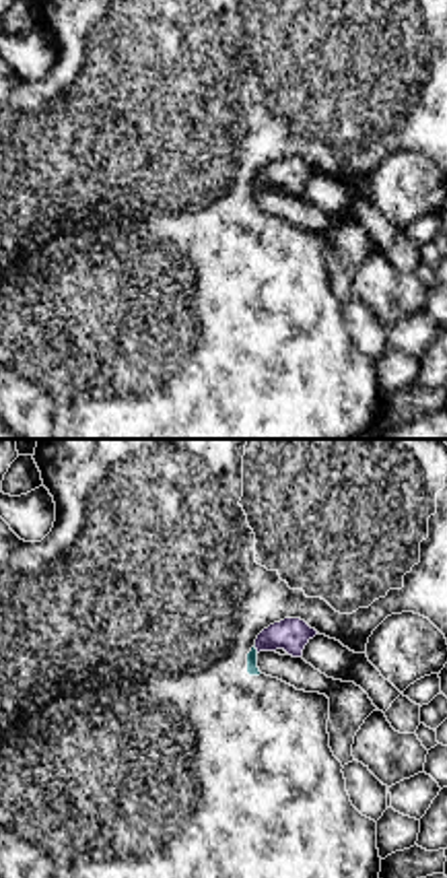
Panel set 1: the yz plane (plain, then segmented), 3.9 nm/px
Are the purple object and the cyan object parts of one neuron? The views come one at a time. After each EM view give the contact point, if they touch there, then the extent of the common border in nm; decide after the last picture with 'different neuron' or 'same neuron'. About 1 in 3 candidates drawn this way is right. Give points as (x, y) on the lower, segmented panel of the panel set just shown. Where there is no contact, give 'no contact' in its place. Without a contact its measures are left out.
(256, 648) | 40 nm

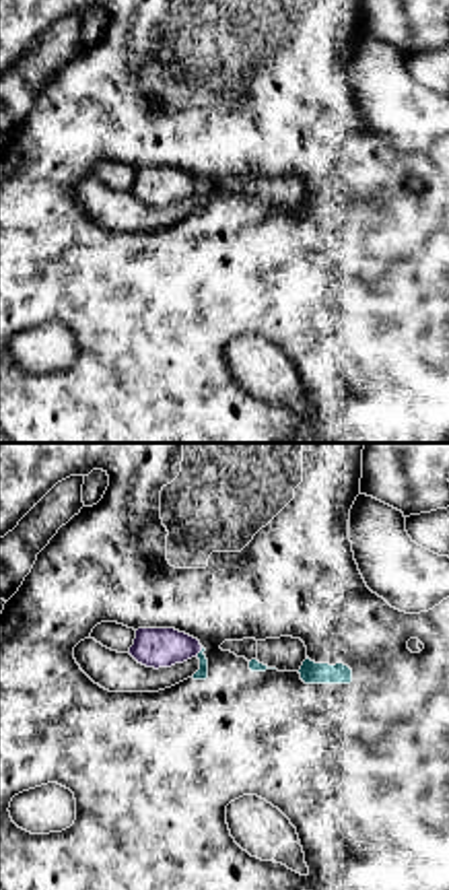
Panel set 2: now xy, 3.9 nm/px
(200, 649) | 50 nm

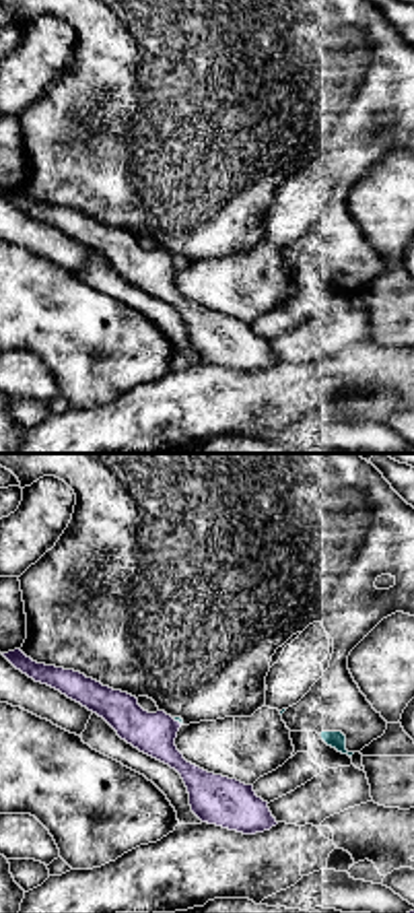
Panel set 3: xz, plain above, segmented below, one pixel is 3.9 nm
(174, 720) | 50 nm

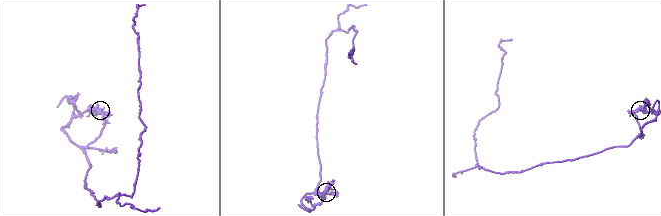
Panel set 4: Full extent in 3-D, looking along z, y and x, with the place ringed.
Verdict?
different neuron

